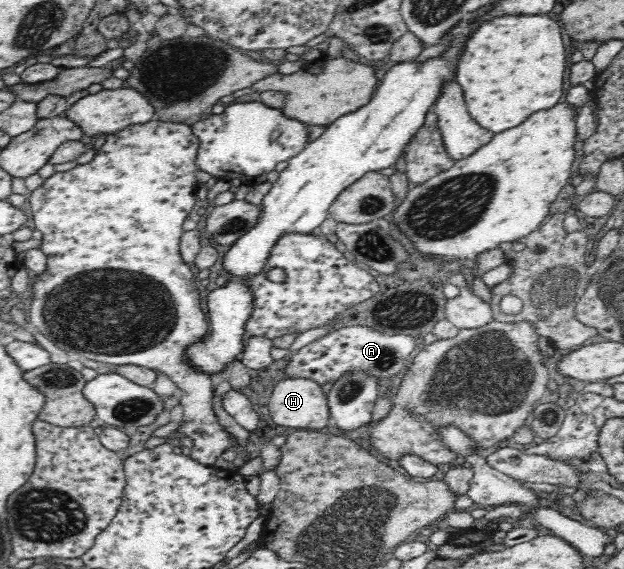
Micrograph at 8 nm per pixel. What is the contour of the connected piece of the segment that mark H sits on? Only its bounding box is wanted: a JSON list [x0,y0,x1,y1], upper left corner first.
[268,378,332,431]

